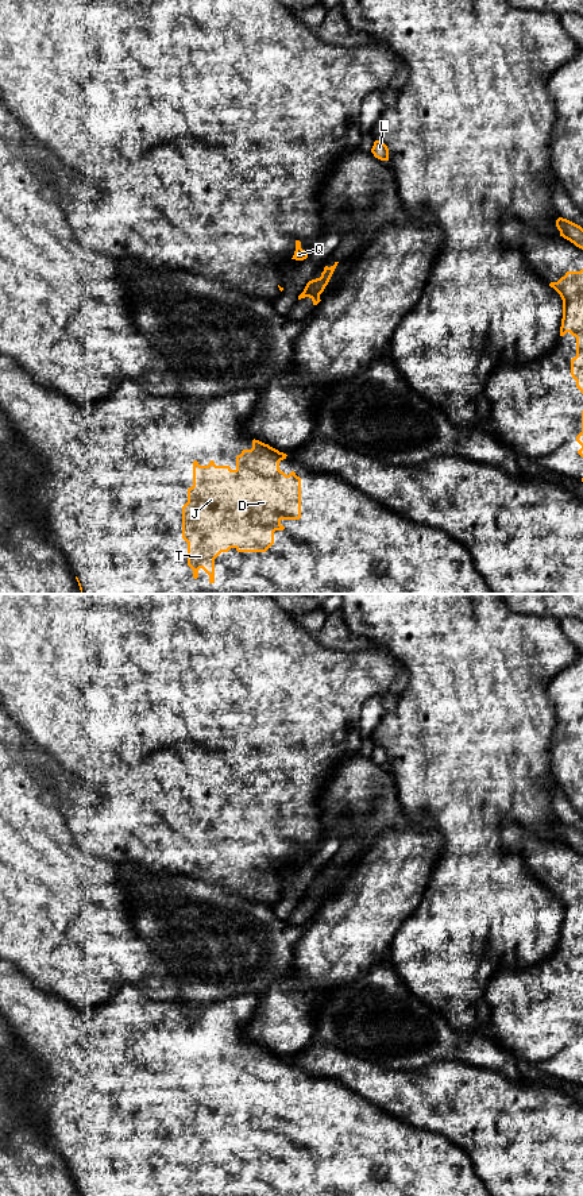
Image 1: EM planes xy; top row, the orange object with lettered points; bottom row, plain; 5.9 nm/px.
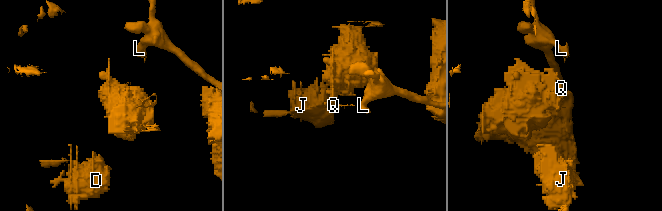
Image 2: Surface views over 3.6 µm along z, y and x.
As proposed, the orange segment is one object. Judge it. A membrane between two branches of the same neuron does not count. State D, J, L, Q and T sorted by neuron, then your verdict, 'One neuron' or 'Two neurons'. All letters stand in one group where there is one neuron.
Groups: D J L T / Q. Two neurons

